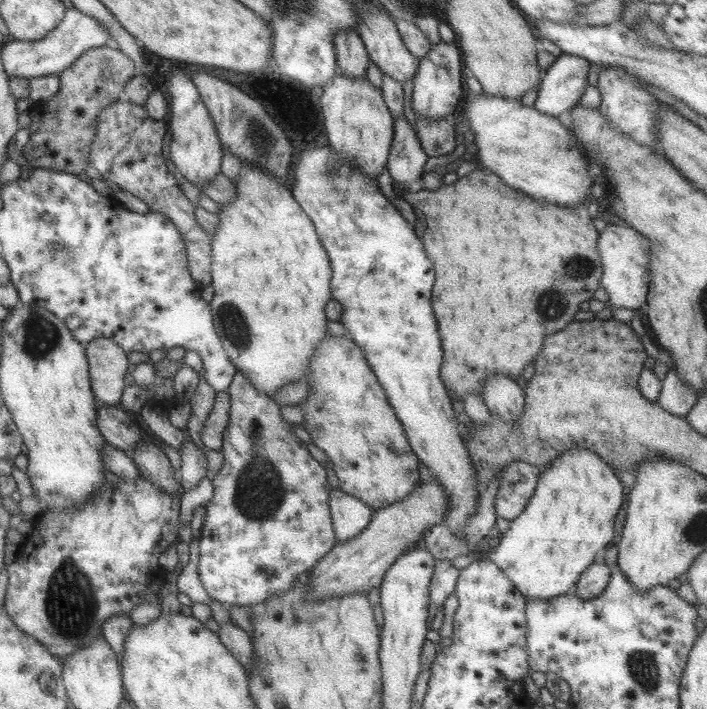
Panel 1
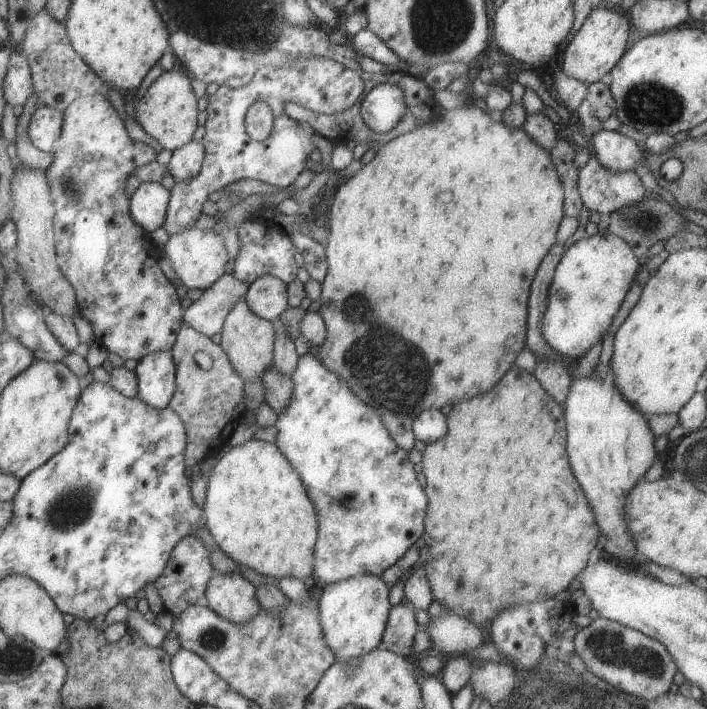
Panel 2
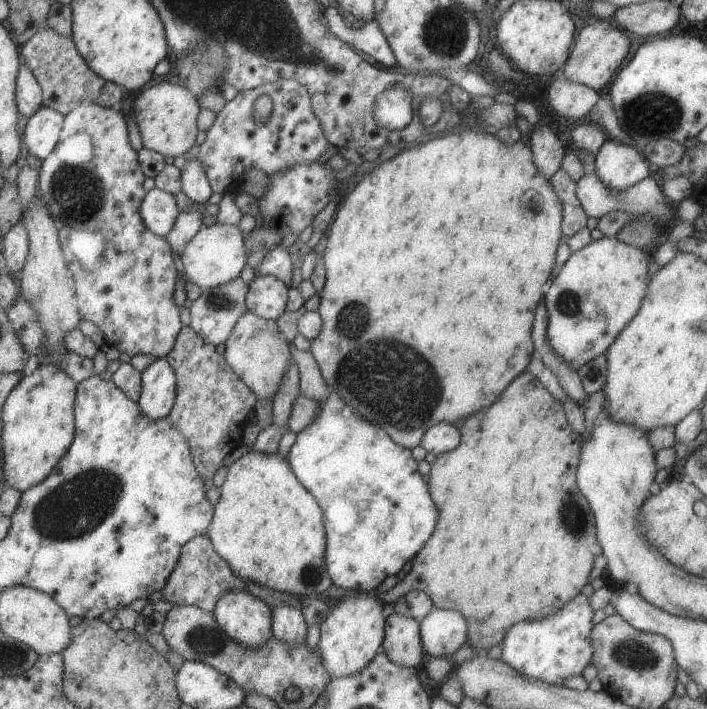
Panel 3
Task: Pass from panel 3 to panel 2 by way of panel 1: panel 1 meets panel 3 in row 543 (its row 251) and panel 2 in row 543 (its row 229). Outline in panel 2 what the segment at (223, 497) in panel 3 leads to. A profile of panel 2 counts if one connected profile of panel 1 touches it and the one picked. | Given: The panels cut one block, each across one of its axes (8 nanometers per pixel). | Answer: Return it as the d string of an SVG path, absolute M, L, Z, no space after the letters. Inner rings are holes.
M247 440L229 448L214 464L207 480L202 507L204 526L215 544L237 565L244 565L261 576L276 580L292 576L306 583L313 581L312 553L317 539L316 513L297 472L273 443Z

